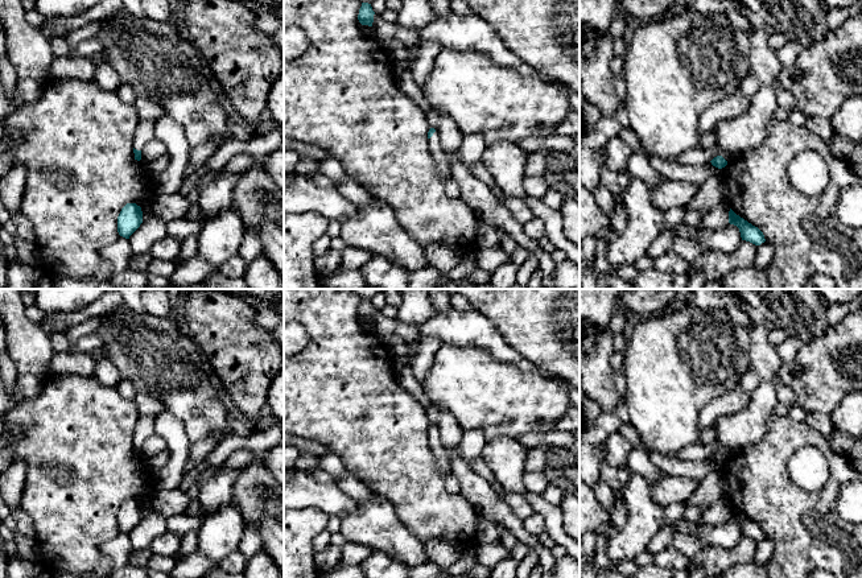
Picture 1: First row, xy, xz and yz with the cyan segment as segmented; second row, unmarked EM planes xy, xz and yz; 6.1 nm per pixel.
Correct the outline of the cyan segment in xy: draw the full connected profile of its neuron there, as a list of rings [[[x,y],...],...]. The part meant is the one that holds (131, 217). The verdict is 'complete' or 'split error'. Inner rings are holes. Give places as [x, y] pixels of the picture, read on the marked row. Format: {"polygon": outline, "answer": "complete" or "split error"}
{"polygon": [[[127,203],[117,216],[117,232],[120,236],[129,239],[129,236],[143,223],[141,207],[136,203]]], "answer": "complete"}

